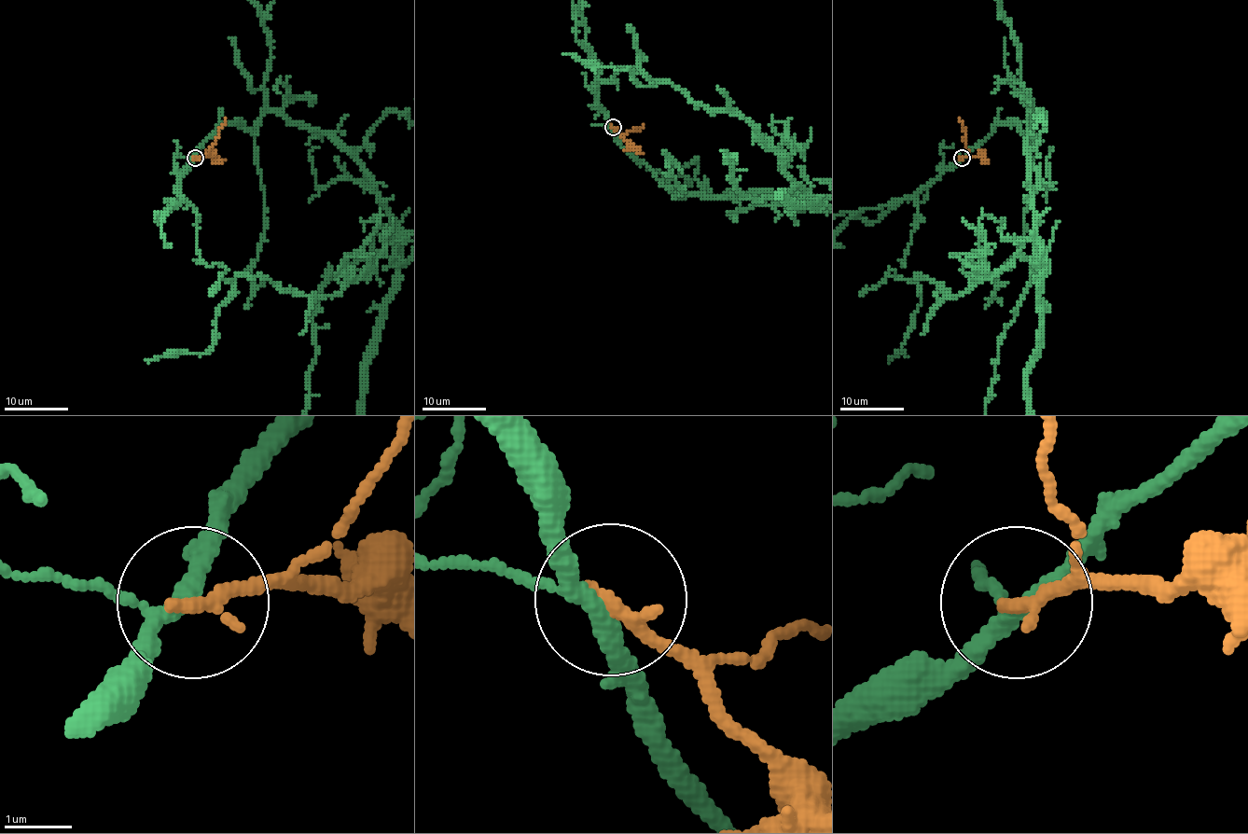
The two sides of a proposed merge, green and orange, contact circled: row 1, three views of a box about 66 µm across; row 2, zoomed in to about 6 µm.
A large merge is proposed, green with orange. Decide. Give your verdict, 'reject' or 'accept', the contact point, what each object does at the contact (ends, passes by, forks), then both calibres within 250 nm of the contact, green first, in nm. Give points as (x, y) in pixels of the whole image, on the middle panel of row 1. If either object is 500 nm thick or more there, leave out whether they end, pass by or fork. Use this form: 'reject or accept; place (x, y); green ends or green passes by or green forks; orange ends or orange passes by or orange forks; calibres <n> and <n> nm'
reject; place (613, 127); green forks; orange ends; calibres 200 and 240 nm

